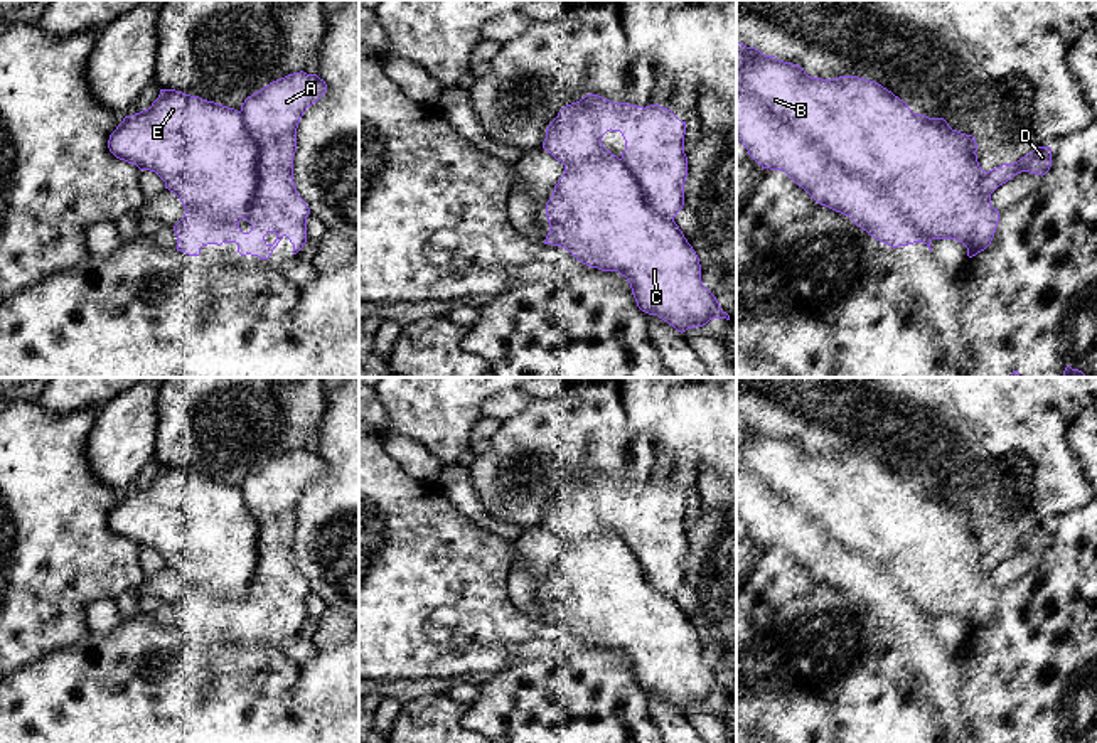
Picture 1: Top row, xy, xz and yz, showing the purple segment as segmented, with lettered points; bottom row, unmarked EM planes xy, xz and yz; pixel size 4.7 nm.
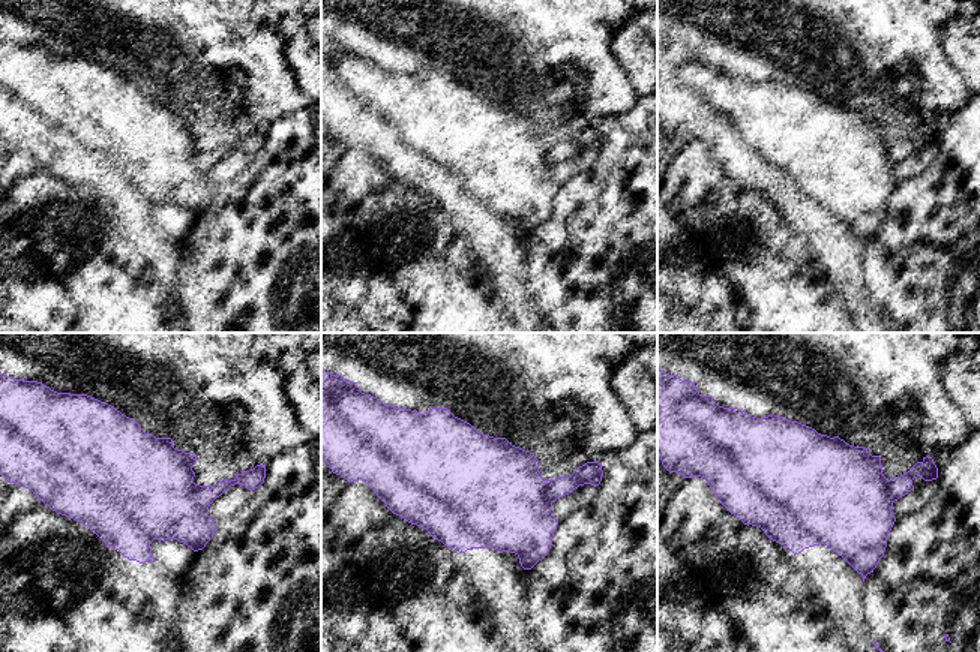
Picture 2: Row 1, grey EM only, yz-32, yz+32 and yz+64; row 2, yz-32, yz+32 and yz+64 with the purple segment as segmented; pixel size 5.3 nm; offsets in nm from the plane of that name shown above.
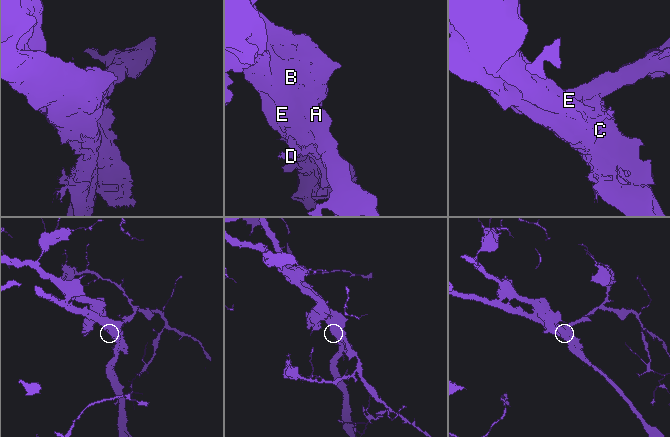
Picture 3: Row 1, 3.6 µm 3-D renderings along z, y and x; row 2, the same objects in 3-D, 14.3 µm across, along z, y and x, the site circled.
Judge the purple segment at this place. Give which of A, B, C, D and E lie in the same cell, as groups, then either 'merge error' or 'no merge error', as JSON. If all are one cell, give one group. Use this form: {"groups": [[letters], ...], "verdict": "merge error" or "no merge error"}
{"groups": [["A"], ["B", "C", "D", "E"]], "verdict": "merge error"}

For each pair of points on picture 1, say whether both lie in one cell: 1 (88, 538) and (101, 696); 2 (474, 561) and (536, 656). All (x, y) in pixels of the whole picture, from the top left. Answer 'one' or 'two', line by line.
1: two
2: two

